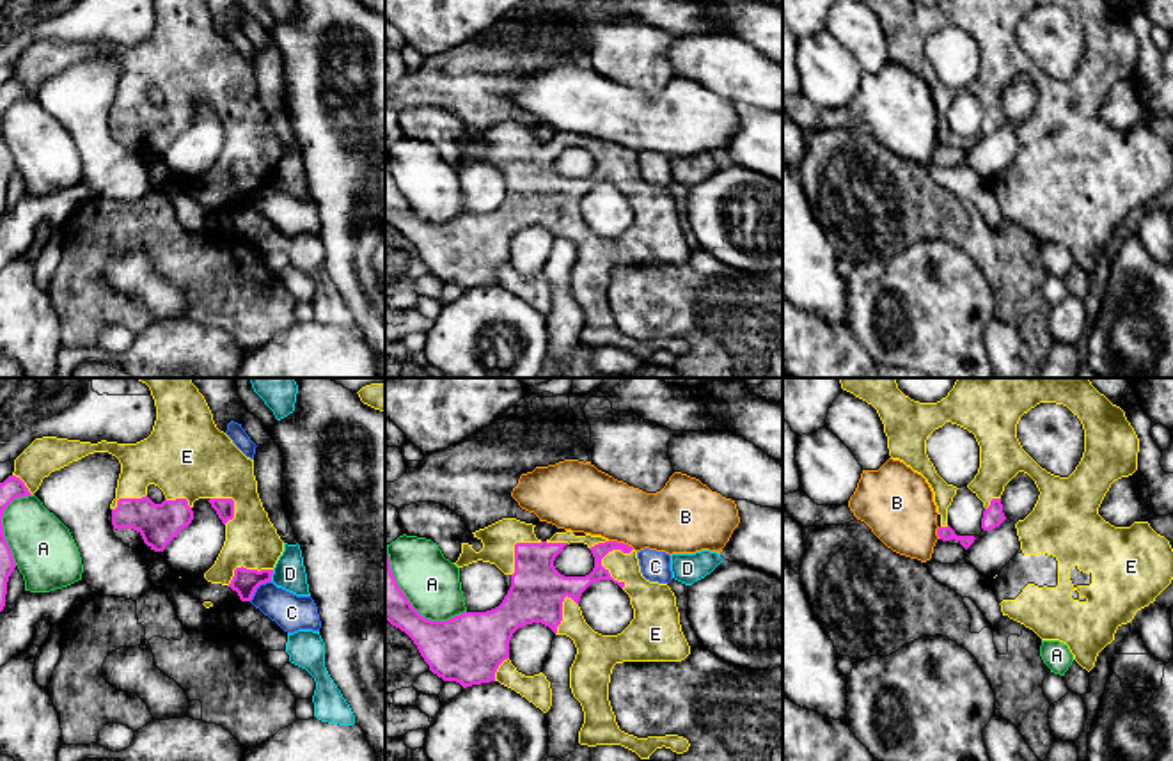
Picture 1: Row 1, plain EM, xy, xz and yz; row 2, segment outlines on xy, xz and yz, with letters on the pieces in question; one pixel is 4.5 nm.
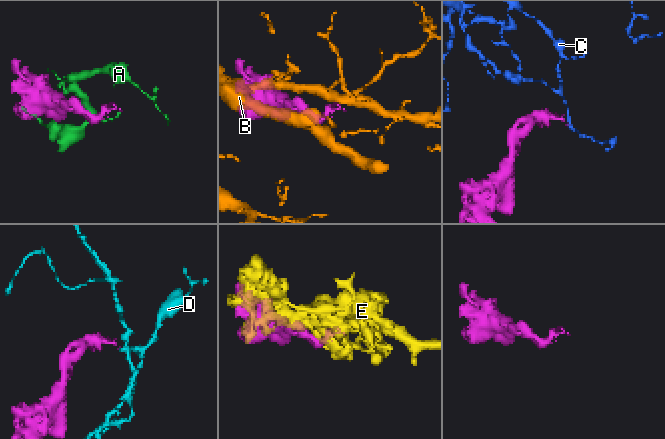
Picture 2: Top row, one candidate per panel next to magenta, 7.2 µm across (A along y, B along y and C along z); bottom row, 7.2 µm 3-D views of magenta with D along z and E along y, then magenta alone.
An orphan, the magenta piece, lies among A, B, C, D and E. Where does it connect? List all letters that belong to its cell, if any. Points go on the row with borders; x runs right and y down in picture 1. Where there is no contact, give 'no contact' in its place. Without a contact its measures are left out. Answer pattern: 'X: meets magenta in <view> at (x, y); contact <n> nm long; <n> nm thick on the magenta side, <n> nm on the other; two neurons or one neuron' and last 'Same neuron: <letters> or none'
A: meets magenta in xz at (410, 604); contact 480 nm long; 240 nm thick on the magenta side, 260 nm on the other; two neurons
B: meets magenta in xz at (621, 543); contact 130 nm long; 70 nm thick on the magenta side, 300 nm on the other; two neurons
C: meets magenta in xy at (258, 586); contact 140 nm long; 120 nm thick on the magenta side, 170 nm on the other; two neurons
D: meets magenta in xy at (272, 573); contact 60 nm long; 120 nm thick on the magenta side, 140 nm on the other; two neurons
E: meets magenta in xz at (606, 570); contact 190 nm long; 140 nm thick on the magenta side, 180 nm on the other; one neuron
Same neuron: E

